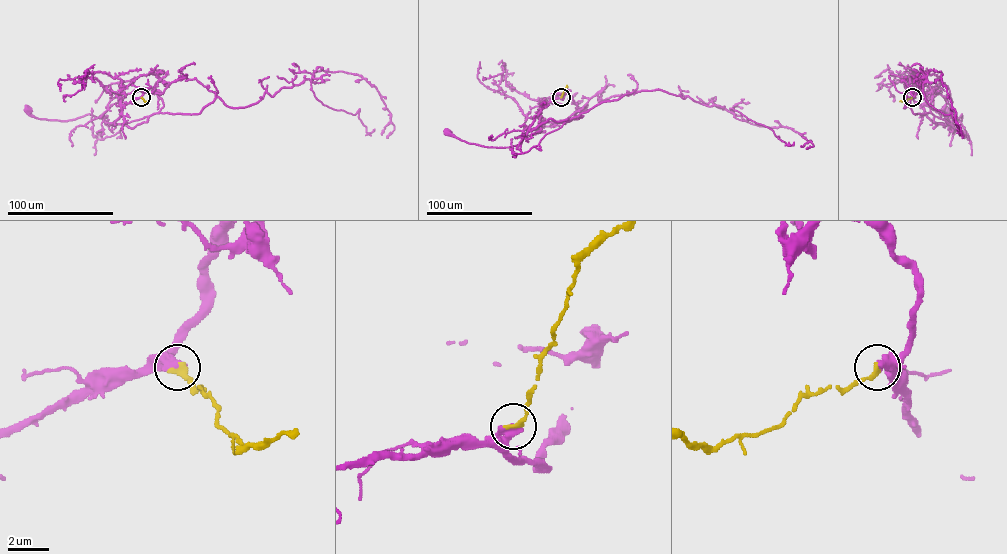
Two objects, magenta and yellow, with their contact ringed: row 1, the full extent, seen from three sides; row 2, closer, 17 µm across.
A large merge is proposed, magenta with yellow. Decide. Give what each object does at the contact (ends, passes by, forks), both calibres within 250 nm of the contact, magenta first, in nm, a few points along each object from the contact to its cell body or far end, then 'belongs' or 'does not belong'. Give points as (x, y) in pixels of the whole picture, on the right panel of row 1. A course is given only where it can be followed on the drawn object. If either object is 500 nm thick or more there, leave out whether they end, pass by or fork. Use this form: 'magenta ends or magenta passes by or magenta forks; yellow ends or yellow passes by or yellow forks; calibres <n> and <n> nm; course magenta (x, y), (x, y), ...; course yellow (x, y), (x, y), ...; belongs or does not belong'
magenta ends; yellow ends; calibres 480 and 320 nm; course magenta (912, 97), (923, 105), (924, 113), (935, 122), (949, 122), (962, 114), (961, 120), (948, 116), (946, 110); course yellow (912, 97), (899, 101); belongs

